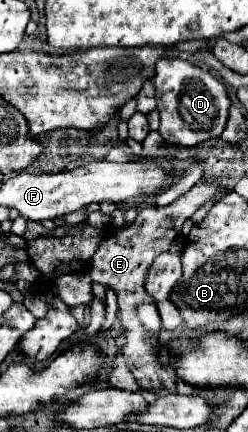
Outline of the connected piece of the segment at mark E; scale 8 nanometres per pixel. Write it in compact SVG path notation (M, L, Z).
M199 182L189 192L179 196L175 202L163 208L143 208L137 216L137 220L129 226L123 226L121 232L115 232L109 236L101 248L95 252L89 274L91 280L97 284L103 284L105 288L115 290L117 304L119 304L119 318L121 318L121 332L125 336L125 344L121 348L121 354L125 356L129 368L135 374L135 380L139 384L151 384L151 386L165 386L169 388L175 384L175 376L169 374L161 364L161 354L165 352L165 346L159 342L159 330L163 328L157 304L155 300L145 292L143 280L145 272L149 270L151 262L169 250L171 242L181 234L181 224L193 216L195 210L199 210L203 204L211 202L215 194L219 192L217 182Z

